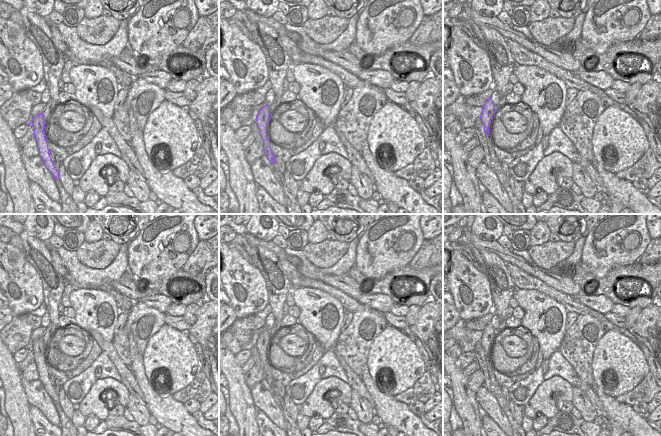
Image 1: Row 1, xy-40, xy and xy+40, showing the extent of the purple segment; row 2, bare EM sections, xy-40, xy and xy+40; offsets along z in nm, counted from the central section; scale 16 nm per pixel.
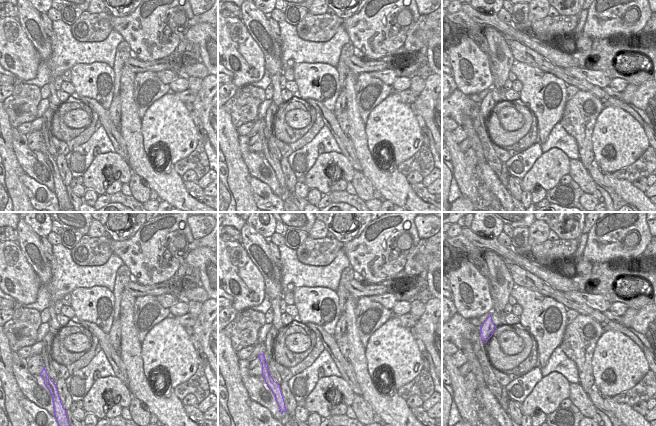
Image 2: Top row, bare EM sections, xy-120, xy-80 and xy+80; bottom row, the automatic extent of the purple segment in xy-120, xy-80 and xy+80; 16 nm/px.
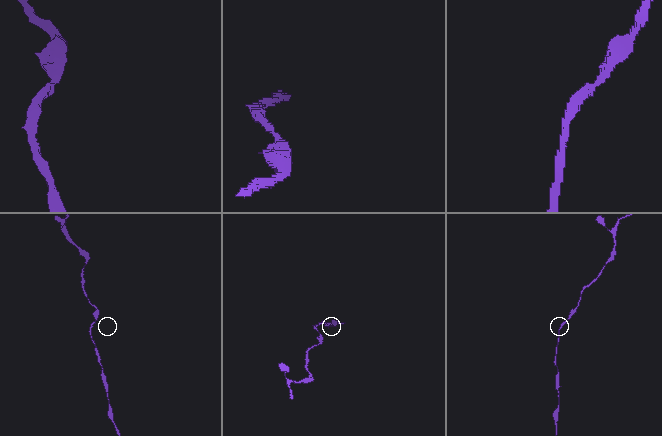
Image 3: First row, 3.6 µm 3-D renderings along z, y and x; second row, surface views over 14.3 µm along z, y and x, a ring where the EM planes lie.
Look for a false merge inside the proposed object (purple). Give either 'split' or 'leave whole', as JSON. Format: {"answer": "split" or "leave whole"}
{"answer": "leave whole"}

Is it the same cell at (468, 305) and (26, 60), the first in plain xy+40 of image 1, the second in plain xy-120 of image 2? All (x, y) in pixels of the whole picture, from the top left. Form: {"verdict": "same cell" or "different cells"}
{"verdict": "same cell"}

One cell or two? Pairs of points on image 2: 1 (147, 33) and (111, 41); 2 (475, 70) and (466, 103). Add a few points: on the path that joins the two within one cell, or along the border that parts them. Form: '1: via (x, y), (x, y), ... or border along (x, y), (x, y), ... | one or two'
1: border along (112, 29), (124, 39) | two
2: border along (457, 88), (467, 96) | two

